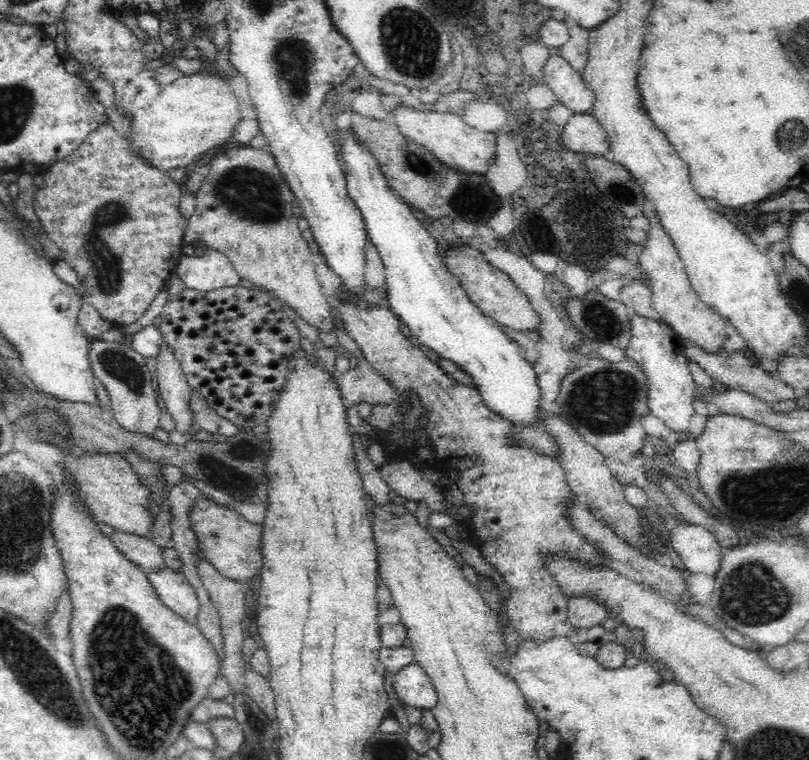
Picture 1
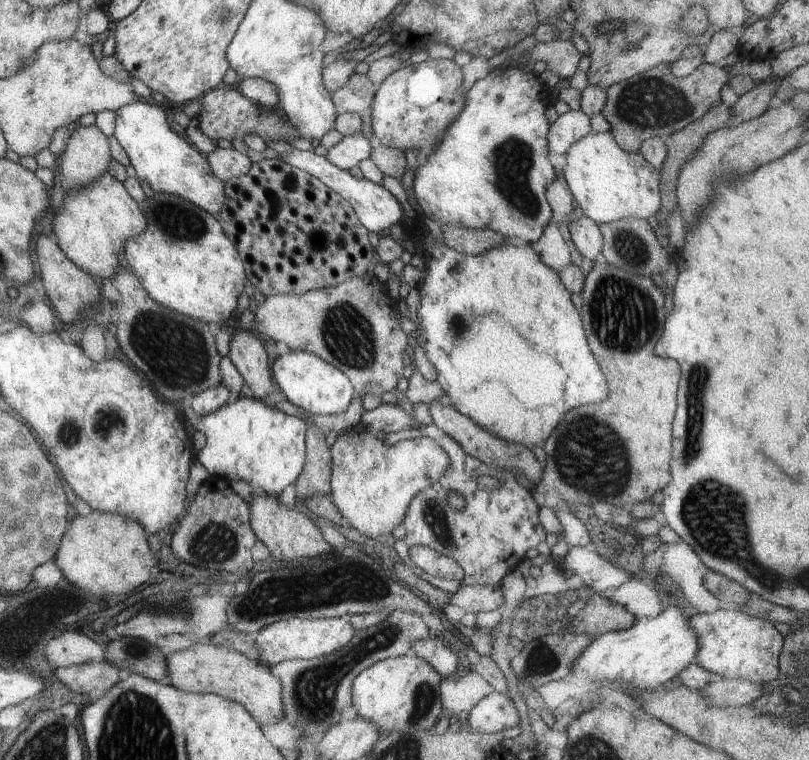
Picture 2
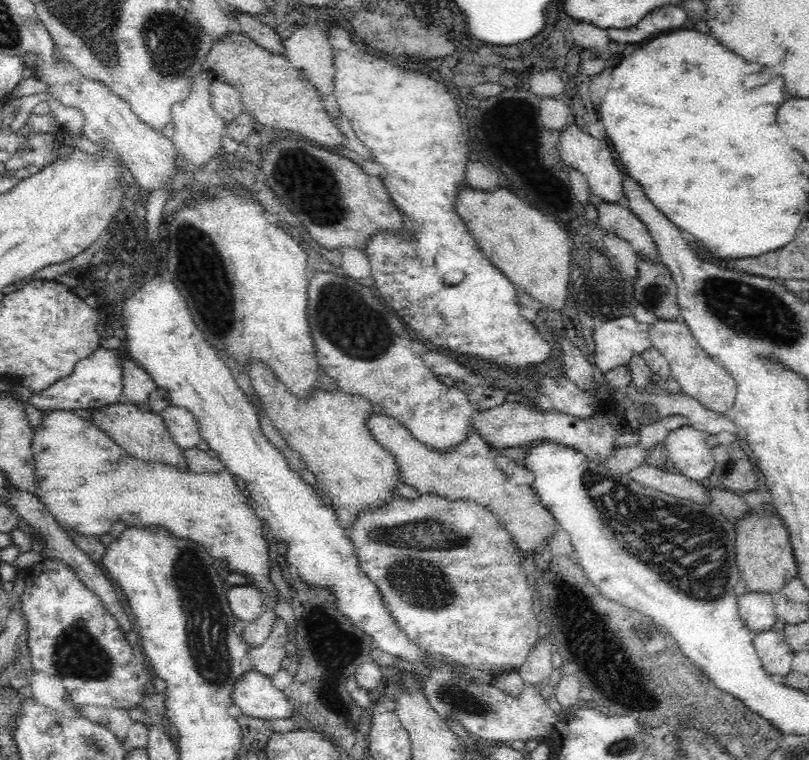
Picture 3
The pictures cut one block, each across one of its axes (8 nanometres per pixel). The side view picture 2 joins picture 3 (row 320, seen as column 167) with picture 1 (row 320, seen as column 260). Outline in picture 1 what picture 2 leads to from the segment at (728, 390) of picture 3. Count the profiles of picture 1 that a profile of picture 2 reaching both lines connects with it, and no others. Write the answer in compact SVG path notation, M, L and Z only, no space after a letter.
M652 216L649 221L648 230L642 234L644 244L639 262L652 283L648 284L648 288L652 293L654 310L679 337L695 342L706 352L716 352L718 346L722 346L727 340L725 318L702 302L698 293L692 289L684 263L658 216Z

